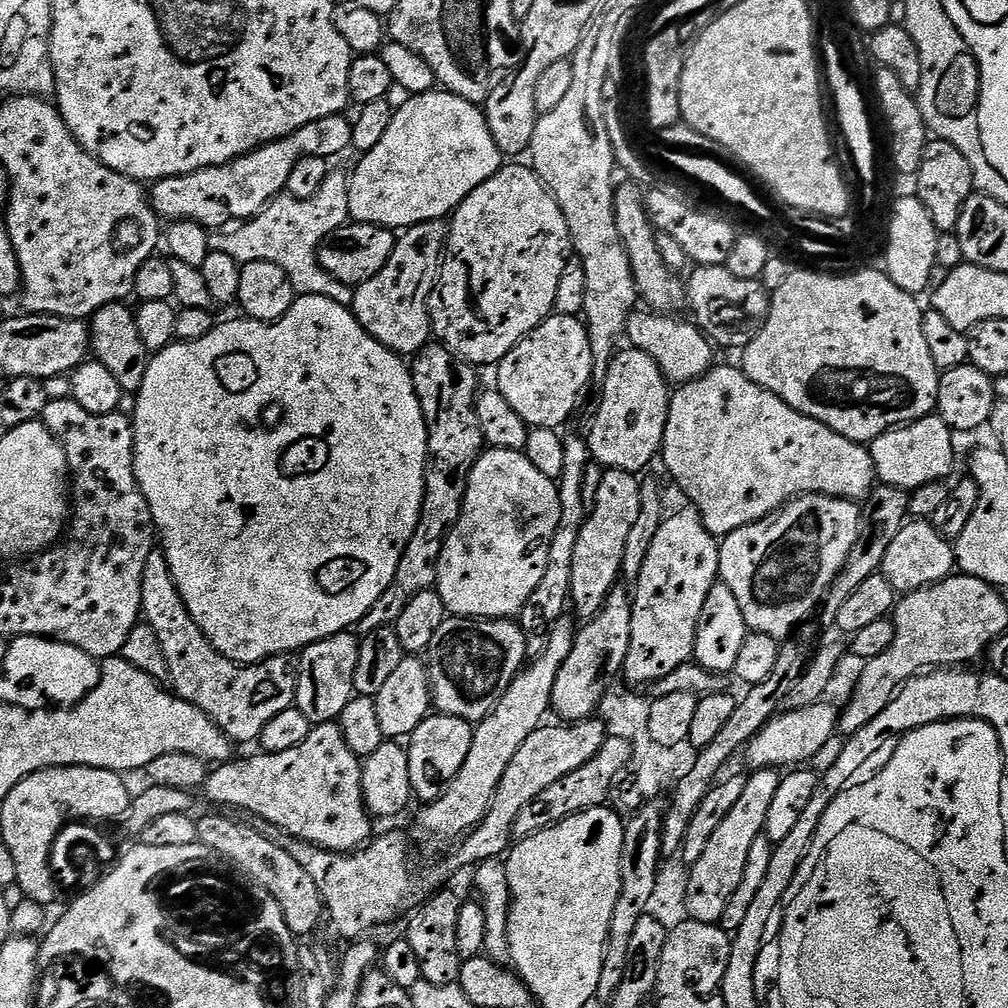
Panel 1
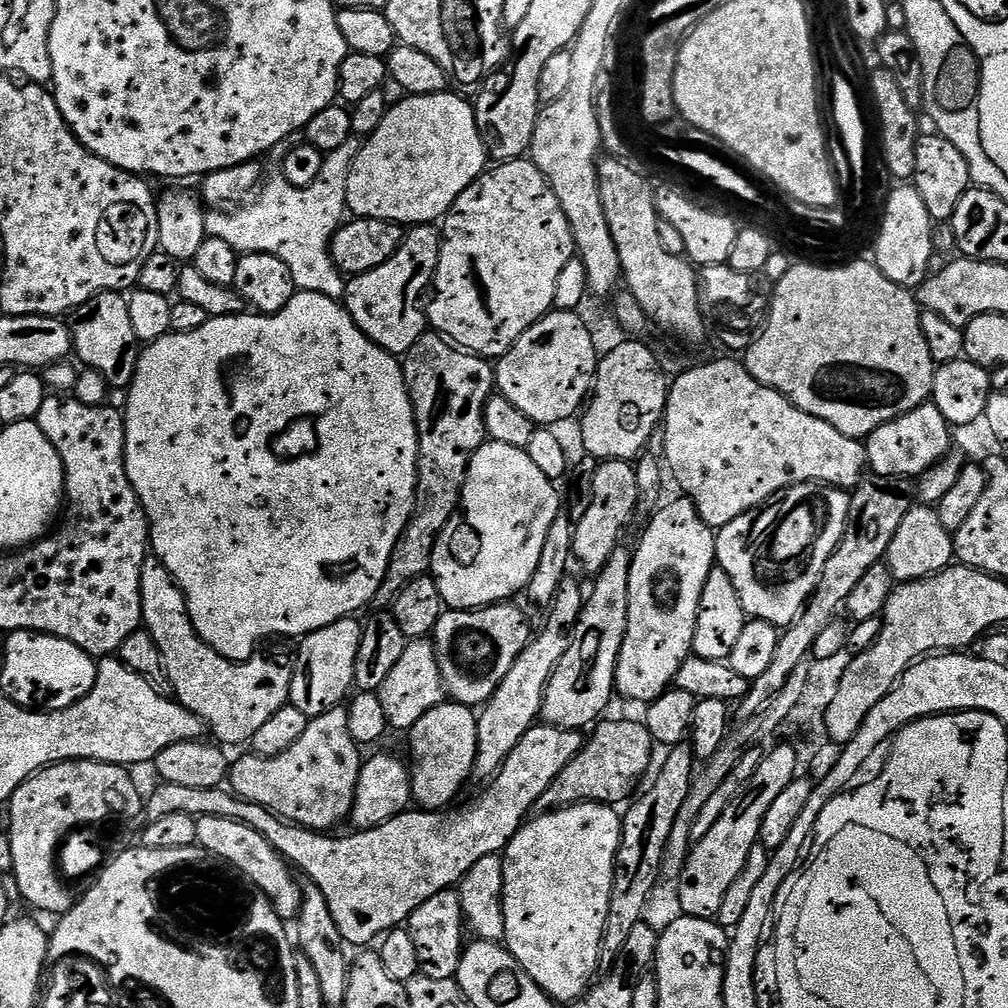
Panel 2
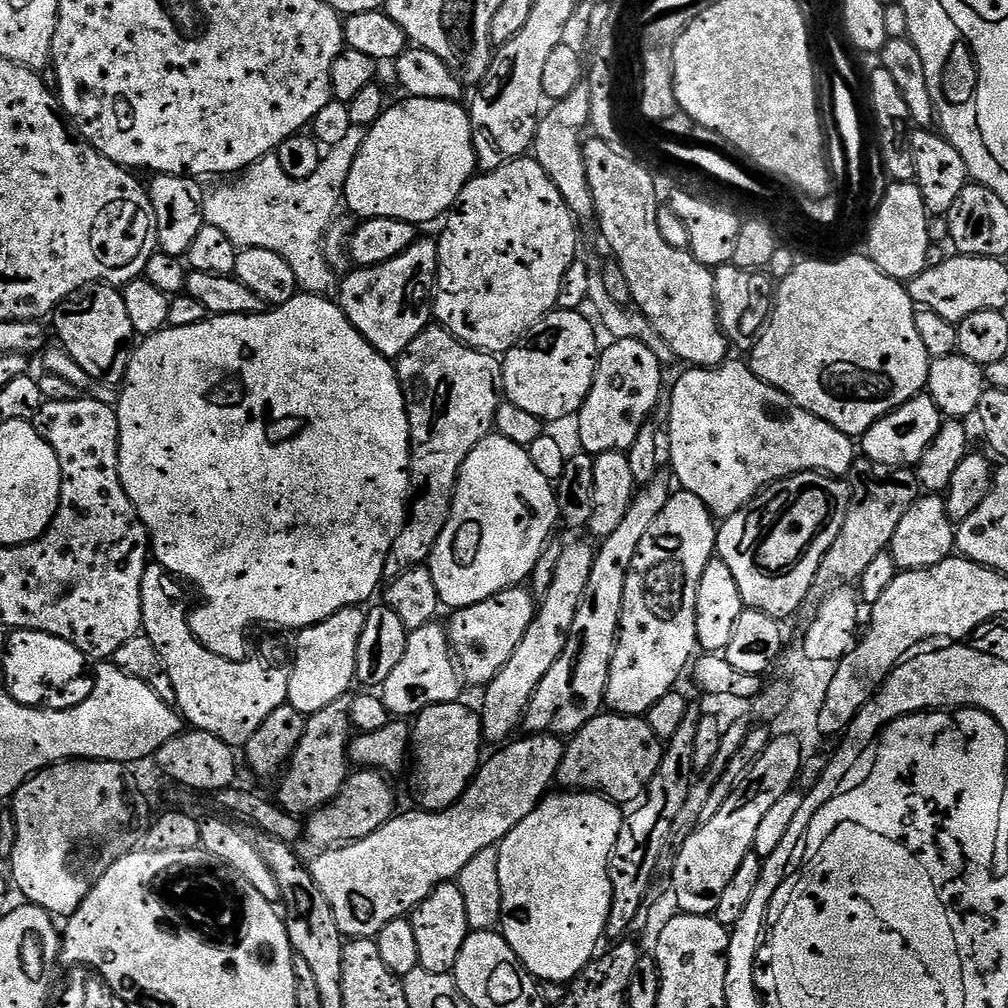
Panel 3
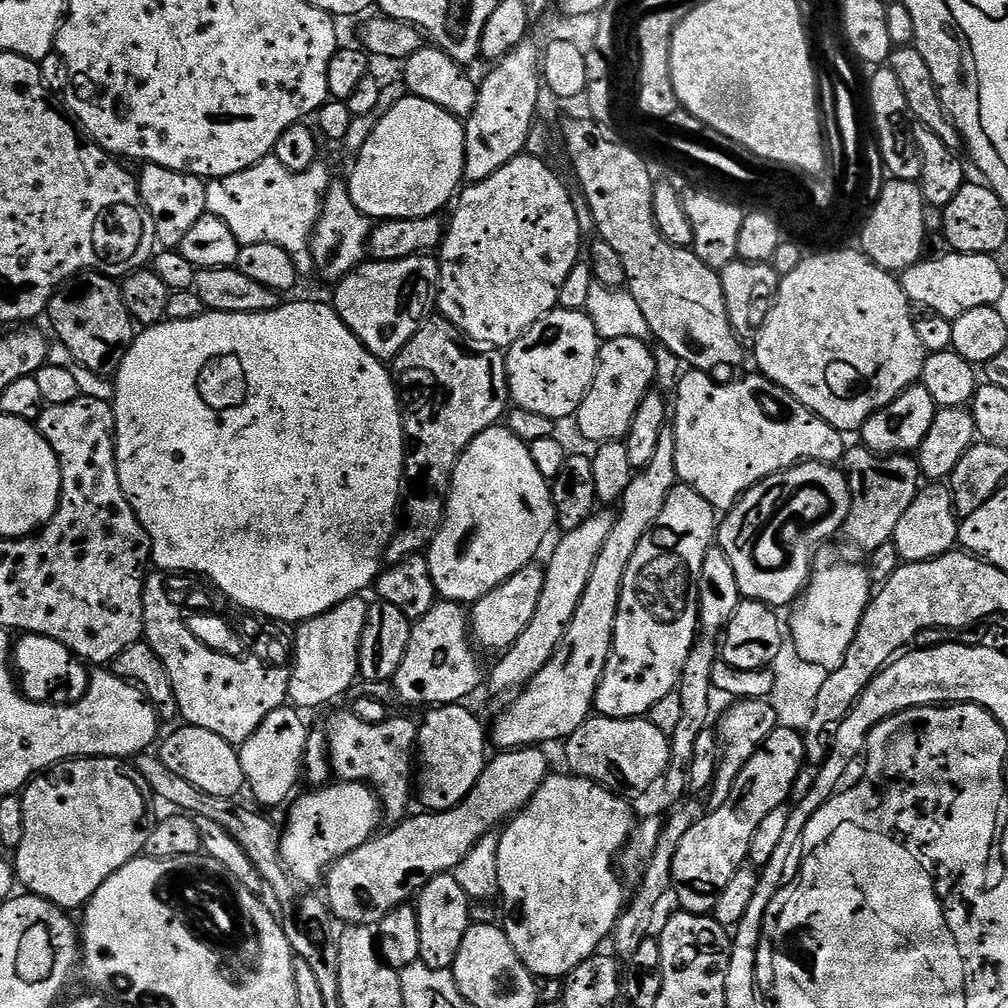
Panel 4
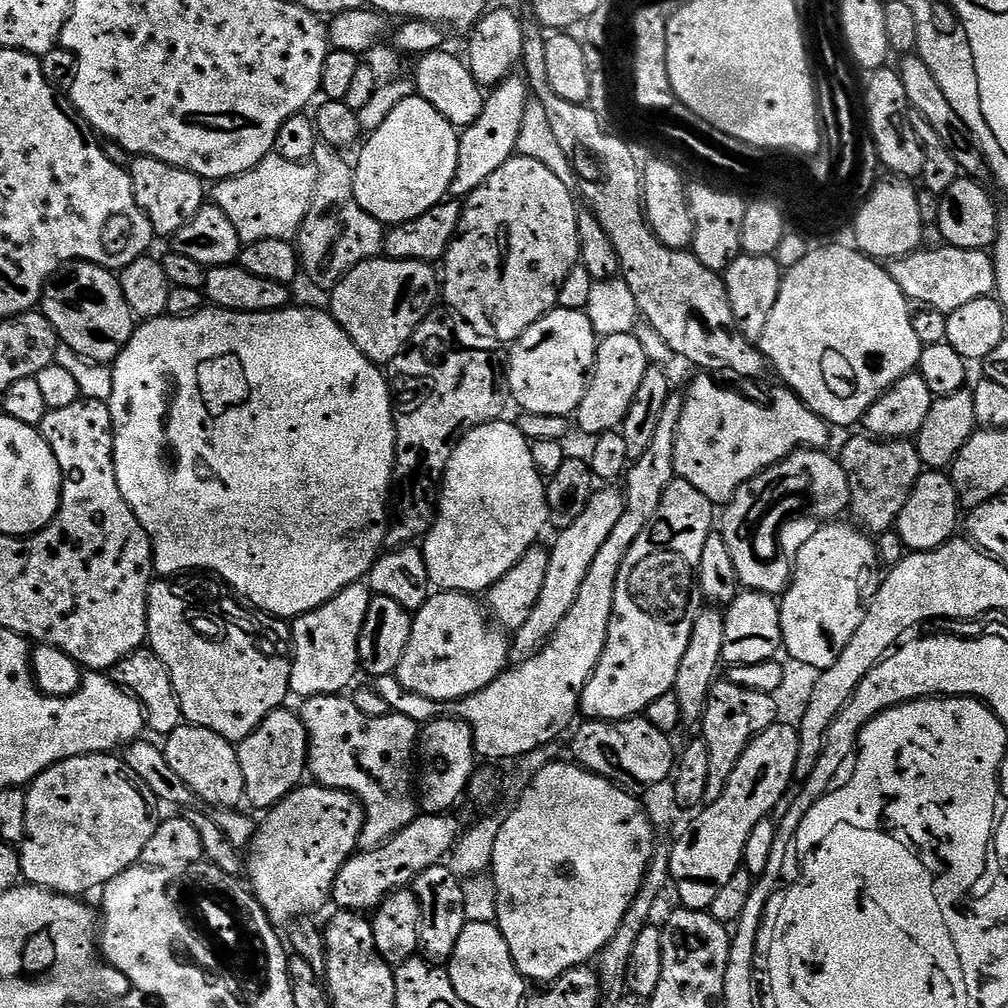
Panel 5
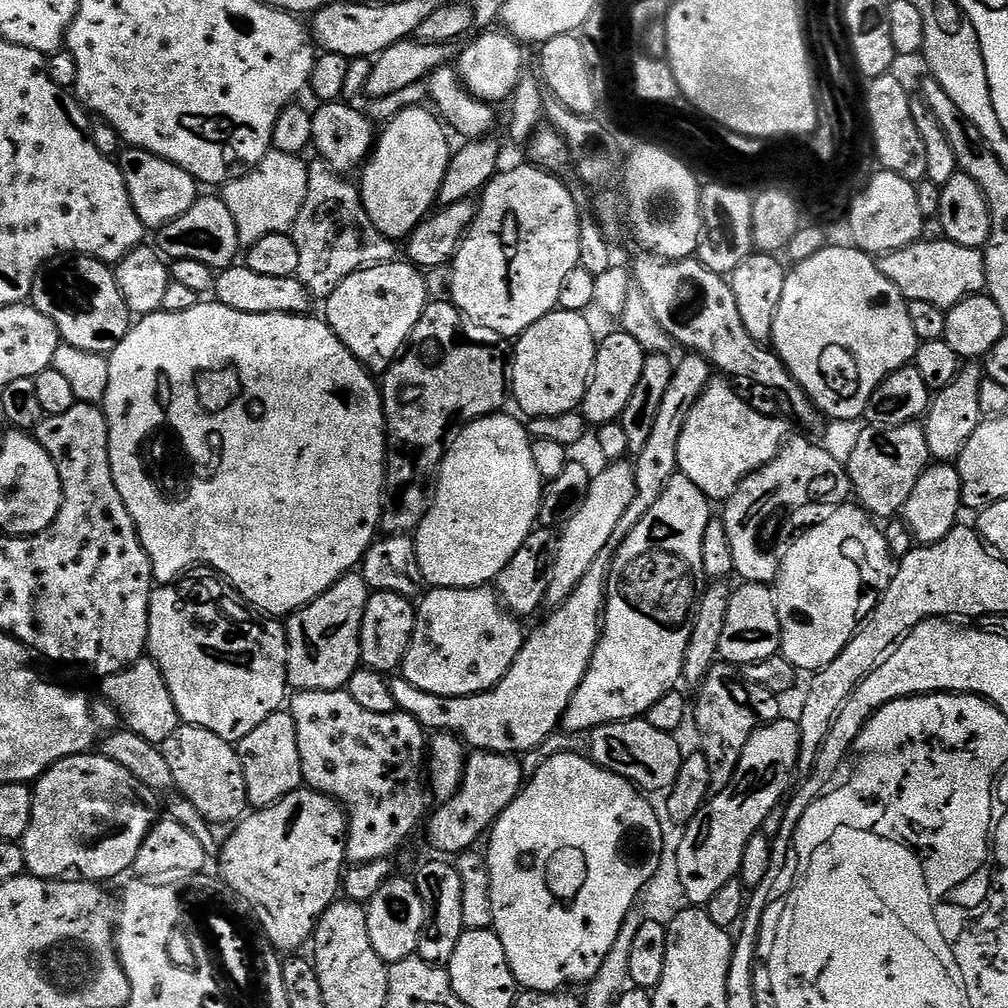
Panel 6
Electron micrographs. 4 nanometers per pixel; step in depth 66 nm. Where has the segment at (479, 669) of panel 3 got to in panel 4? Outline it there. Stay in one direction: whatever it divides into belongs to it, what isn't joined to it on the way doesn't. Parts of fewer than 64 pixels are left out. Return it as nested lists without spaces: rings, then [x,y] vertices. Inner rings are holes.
[[[539,563],[528,564],[518,574],[506,578],[490,594],[475,601],[470,608],[470,635],[481,649],[489,648],[495,654],[502,654],[526,630],[530,618],[534,618],[534,609],[544,585],[544,568]],[[481,644],[481,645],[480,645]]]

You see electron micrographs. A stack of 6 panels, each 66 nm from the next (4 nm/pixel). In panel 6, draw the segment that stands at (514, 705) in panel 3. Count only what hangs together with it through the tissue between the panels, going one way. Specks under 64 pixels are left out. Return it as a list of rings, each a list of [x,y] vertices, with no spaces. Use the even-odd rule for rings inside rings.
[[[599,472],[593,479],[593,487],[589,488],[582,506],[579,507],[574,518],[564,525],[559,533],[560,545],[556,548],[556,557],[550,560],[550,575],[548,577],[548,589],[544,595],[544,604],[549,609],[557,608],[566,598],[574,592],[574,586],[582,582],[586,570],[594,566],[594,558],[598,558],[600,552],[608,548],[610,538],[618,526],[618,518],[626,514],[630,503],[636,493],[636,477],[619,476],[616,472]]]

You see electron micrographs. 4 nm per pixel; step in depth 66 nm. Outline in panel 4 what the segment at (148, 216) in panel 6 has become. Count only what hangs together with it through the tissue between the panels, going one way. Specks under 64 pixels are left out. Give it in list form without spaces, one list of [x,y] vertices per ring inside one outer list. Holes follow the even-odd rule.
[[[144,164],[138,172],[140,197],[150,214],[154,218],[156,243],[161,249],[179,249],[182,238],[208,211],[206,206],[207,183],[199,176],[189,176],[187,172],[175,172],[157,164]]]

